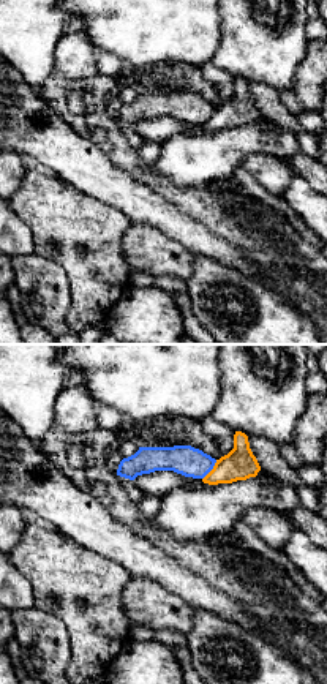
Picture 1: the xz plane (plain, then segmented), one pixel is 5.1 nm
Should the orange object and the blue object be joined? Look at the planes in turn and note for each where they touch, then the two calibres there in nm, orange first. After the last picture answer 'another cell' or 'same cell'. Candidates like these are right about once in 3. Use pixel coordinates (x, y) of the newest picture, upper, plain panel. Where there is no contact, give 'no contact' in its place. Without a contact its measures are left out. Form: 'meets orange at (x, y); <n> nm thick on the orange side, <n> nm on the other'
meets orange at (212, 116); 160 nm thick on the orange side, 150 nm on the other

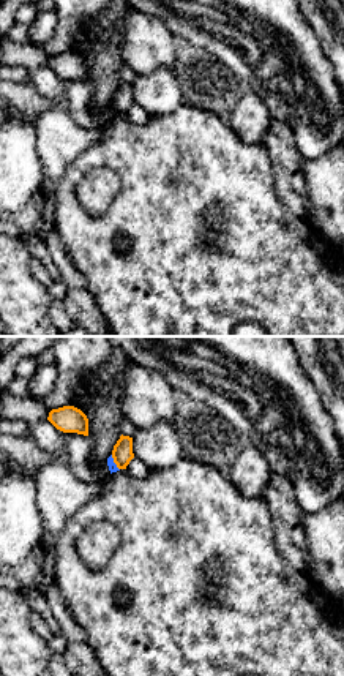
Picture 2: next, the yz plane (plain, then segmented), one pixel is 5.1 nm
meets orange at (114, 108); 110 nm thick on the orange side, 50 nm on the other

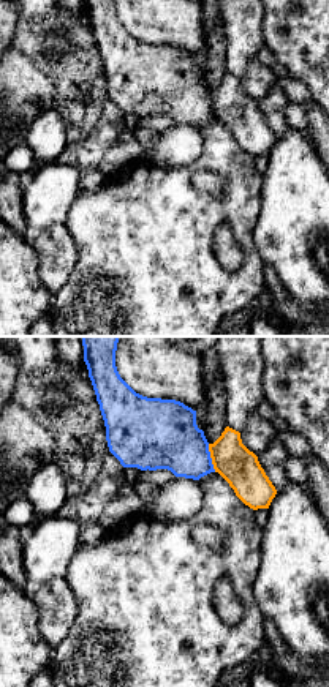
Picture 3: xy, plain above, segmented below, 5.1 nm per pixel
meets orange at (211, 103); 200 nm thick on the orange side, 320 nm on the other

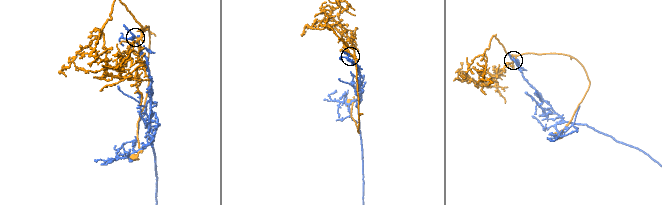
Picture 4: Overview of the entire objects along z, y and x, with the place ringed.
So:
another cell

